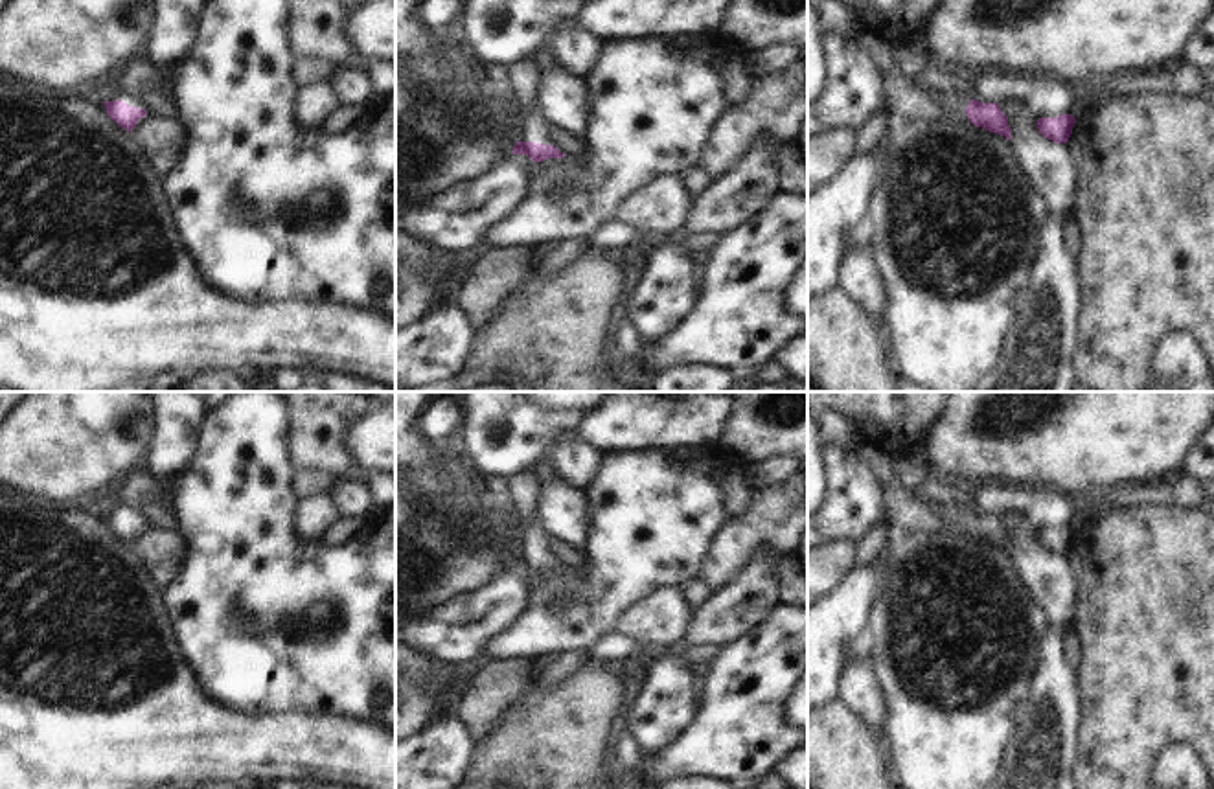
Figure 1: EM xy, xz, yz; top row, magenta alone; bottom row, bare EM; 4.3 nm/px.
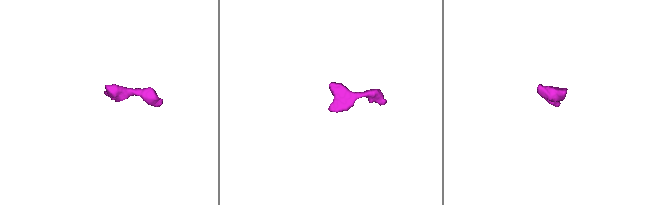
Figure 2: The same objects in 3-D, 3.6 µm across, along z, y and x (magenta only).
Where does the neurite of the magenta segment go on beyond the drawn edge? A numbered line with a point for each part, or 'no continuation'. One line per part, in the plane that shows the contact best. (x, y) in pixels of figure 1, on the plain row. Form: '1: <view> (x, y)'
1: xz (534, 539)

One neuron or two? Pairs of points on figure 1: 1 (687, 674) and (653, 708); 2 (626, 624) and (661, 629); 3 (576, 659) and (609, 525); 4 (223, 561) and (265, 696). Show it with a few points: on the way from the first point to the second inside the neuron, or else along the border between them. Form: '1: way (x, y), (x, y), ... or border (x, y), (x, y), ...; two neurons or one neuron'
1: way (677, 683), (663, 699); one neuron
2: way (635, 624), (652, 624); one neuron
3: border (585, 650), (552, 651), (536, 661); two neurons
4: way (227, 594), (227, 615), (265, 657), (265, 663); one neuron

